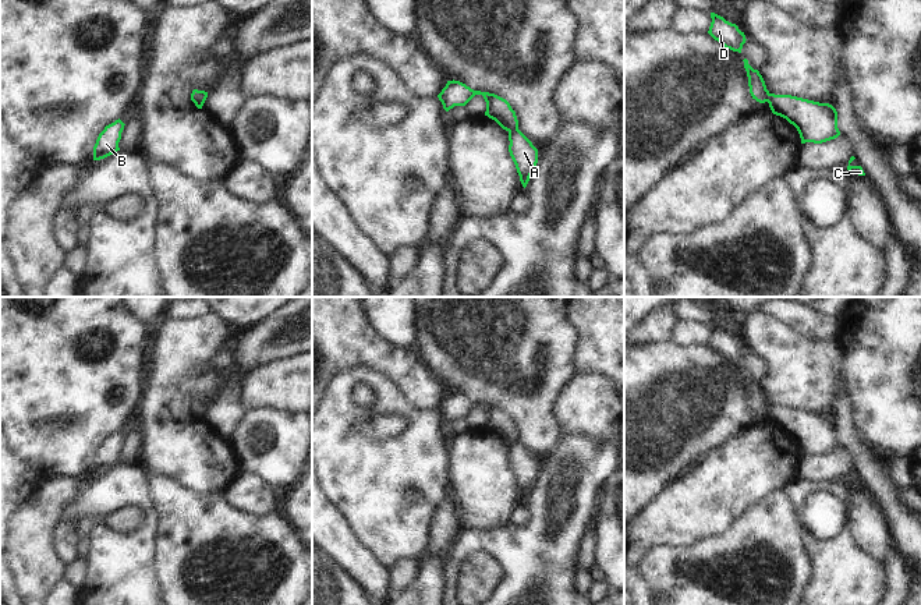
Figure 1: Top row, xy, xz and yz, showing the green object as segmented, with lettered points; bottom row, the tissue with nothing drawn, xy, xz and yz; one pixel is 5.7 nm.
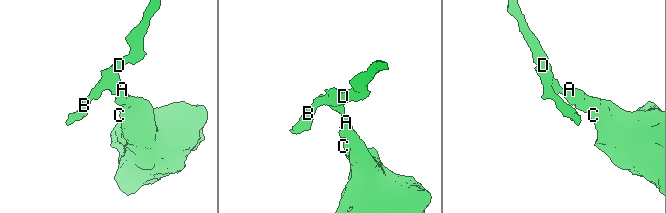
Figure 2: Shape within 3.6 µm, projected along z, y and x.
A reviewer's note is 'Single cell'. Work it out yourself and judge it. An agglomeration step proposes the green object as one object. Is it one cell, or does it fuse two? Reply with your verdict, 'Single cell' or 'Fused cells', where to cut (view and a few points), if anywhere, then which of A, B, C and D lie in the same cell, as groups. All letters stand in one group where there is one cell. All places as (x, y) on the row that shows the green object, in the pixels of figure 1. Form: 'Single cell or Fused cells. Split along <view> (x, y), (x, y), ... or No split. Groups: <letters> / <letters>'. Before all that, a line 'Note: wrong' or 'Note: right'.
Note: right
Single cell. No split. Groups: A B C D

